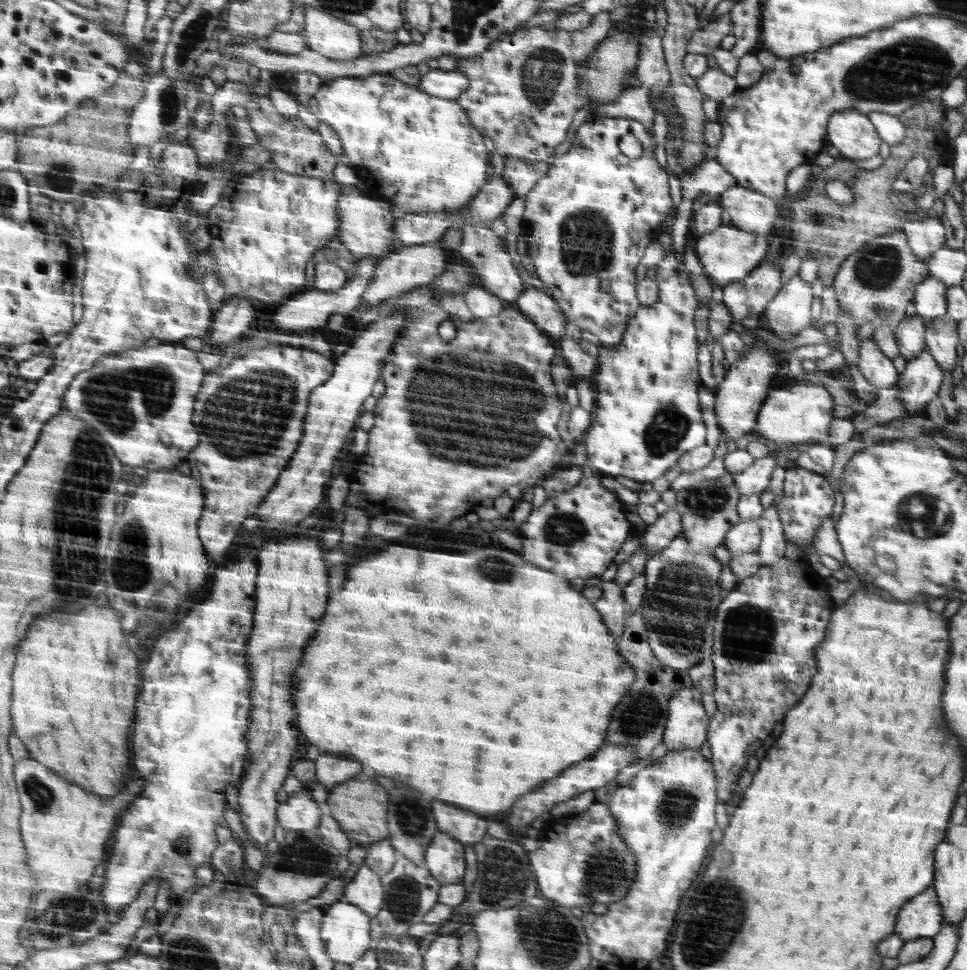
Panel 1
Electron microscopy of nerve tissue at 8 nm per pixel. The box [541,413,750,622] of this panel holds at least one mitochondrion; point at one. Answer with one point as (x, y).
(708, 501)

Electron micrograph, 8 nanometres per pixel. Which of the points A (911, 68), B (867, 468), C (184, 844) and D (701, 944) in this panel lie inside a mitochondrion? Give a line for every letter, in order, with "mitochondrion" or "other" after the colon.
A: mitochondrion
B: other
C: mitochondrion
D: mitochondrion

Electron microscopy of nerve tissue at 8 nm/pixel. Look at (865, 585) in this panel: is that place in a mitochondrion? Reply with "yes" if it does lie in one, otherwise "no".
no

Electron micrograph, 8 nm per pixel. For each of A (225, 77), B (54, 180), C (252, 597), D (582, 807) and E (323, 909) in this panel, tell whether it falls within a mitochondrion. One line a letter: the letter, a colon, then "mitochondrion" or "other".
A: other
B: mitochondrion
C: other
D: other
E: other

